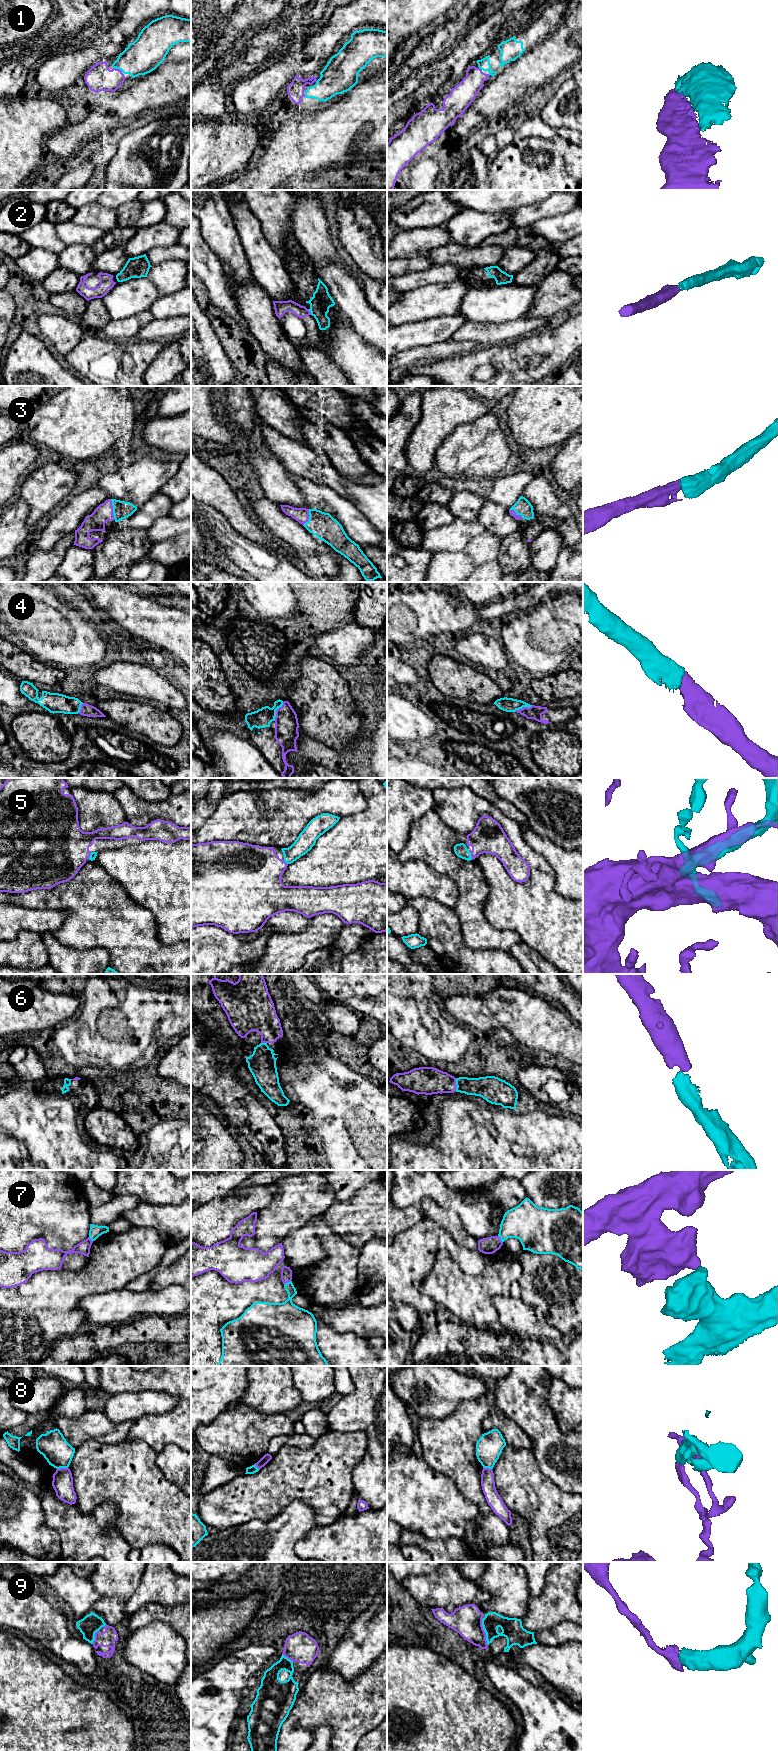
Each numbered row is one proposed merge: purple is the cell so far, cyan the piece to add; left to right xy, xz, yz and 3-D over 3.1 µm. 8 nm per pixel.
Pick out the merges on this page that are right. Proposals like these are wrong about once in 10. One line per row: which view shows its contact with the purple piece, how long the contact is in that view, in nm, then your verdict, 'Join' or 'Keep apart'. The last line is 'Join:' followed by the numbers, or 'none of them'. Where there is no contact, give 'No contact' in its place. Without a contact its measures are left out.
1: Touches purple in xy. Shared border 90 nm. Join
2: Touches purple in xz. Shared border 50 nm. Keep apart
3: Touches purple in xy. Shared border 160 nm. Join
4: Touches purple in xz. Shared border 170 nm. Join
5: Touches purple in yz. Shared border 60 nm. Join
6: Touches purple in yz. Shared border 110 nm. Join
7: Touches purple in xz. Shared border 70 nm. Keep apart
8: Touches purple in xy. Shared border 90 nm. Keep apart
9: Touches purple in yz. Shared border 220 nm. Join
Join: 1, 3, 4, 5, 6, 9

